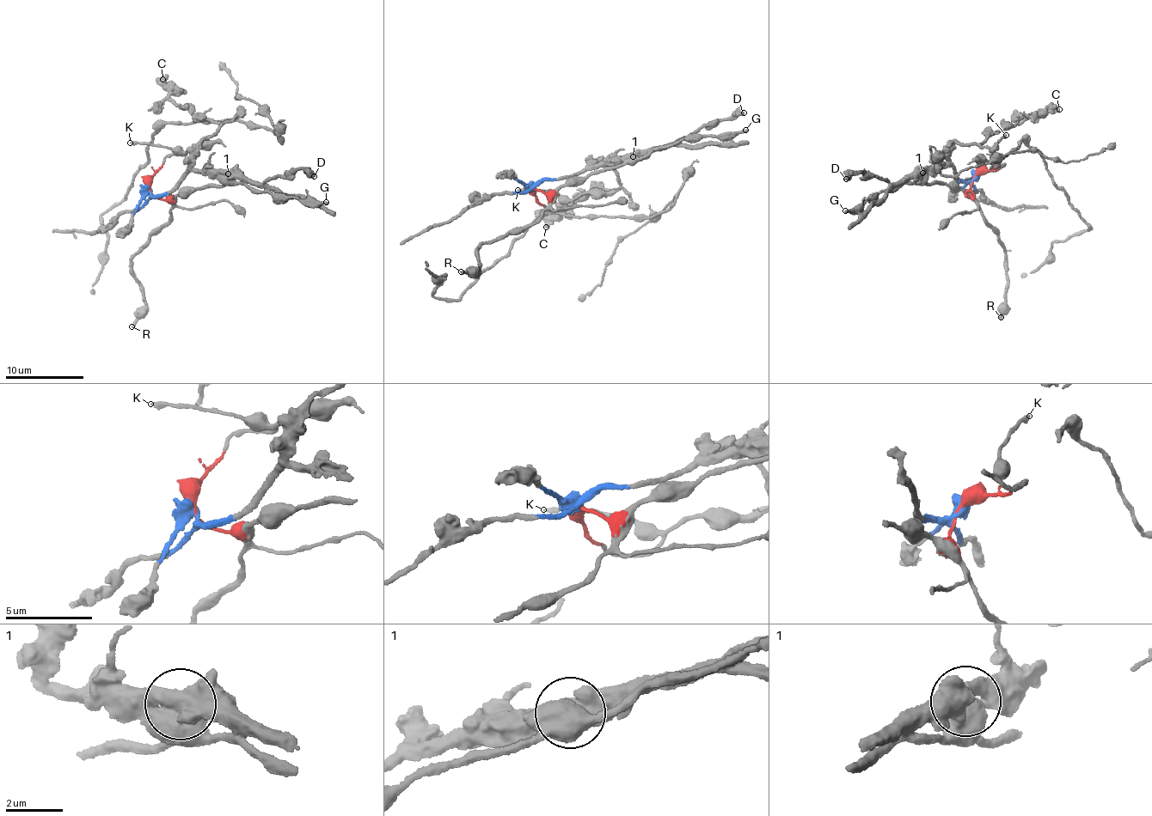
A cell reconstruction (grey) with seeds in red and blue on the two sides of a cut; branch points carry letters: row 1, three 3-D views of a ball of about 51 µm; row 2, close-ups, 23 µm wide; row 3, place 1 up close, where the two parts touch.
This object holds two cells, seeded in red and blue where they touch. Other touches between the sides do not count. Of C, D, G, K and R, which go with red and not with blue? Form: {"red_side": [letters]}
{"red_side": ["G", "K", "R"]}

